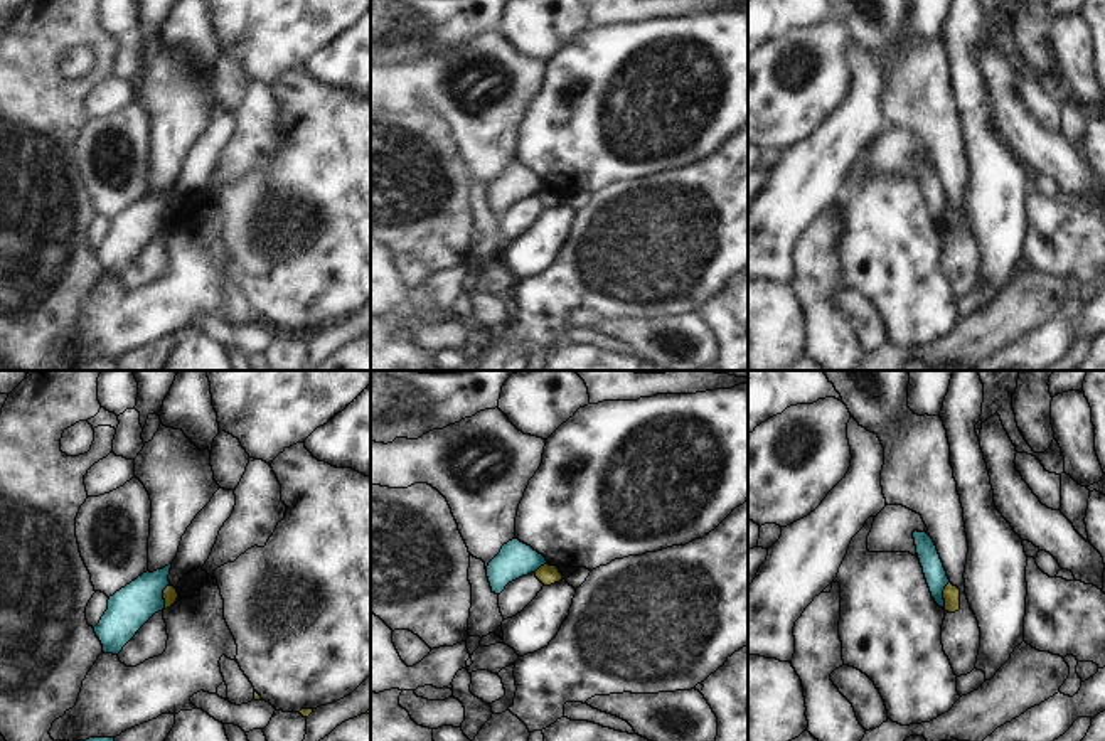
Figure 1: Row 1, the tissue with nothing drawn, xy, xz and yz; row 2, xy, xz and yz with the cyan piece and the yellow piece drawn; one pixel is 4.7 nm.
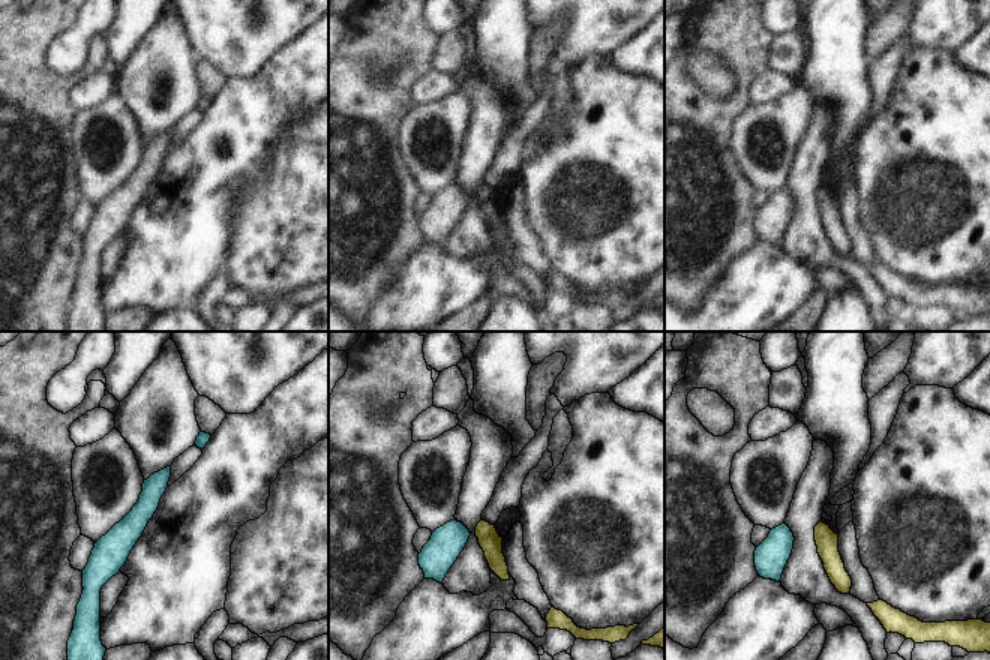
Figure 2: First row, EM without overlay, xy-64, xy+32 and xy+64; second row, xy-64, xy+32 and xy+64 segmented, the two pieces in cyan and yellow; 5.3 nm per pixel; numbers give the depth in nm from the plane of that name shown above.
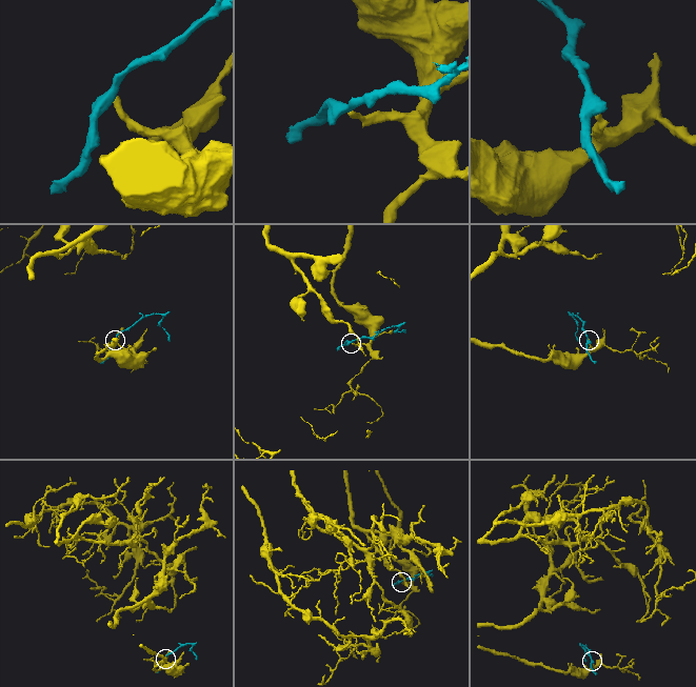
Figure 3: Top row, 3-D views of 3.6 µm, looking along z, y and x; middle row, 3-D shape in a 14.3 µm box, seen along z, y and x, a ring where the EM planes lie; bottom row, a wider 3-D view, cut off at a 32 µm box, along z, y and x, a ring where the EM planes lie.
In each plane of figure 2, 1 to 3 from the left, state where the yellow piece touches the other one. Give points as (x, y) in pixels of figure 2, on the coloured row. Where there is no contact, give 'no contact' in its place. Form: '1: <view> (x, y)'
1: no contact
2: no contact
3: no contact

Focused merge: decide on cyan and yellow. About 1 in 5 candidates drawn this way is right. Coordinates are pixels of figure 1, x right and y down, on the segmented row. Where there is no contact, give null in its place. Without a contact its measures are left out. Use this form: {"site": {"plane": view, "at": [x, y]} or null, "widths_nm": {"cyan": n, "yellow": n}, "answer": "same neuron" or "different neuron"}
{"site": {"plane": "xy", "at": [162, 597]}, "widths_nm": {"cyan": 200, "yellow": 70}, "answer": "different neuron"}

